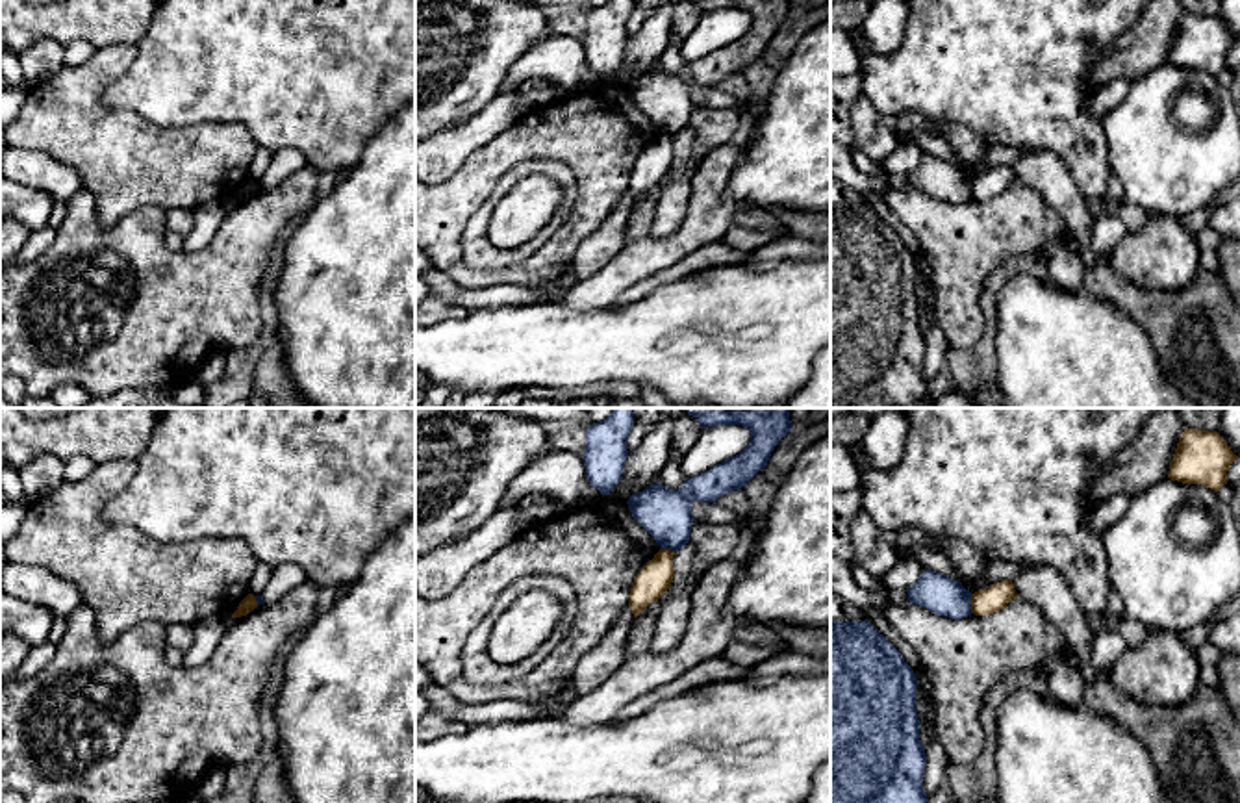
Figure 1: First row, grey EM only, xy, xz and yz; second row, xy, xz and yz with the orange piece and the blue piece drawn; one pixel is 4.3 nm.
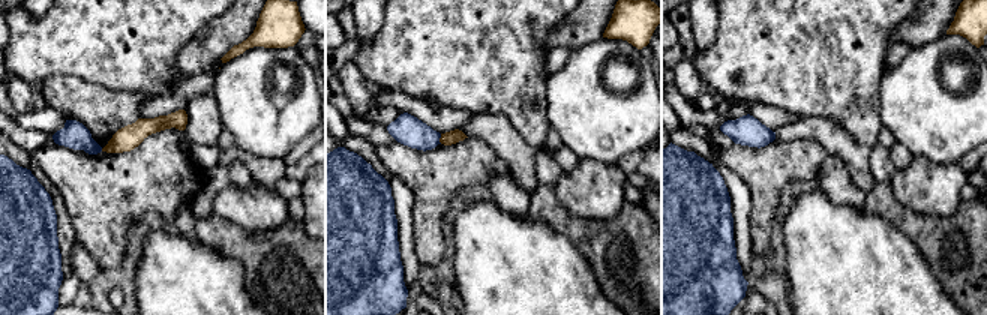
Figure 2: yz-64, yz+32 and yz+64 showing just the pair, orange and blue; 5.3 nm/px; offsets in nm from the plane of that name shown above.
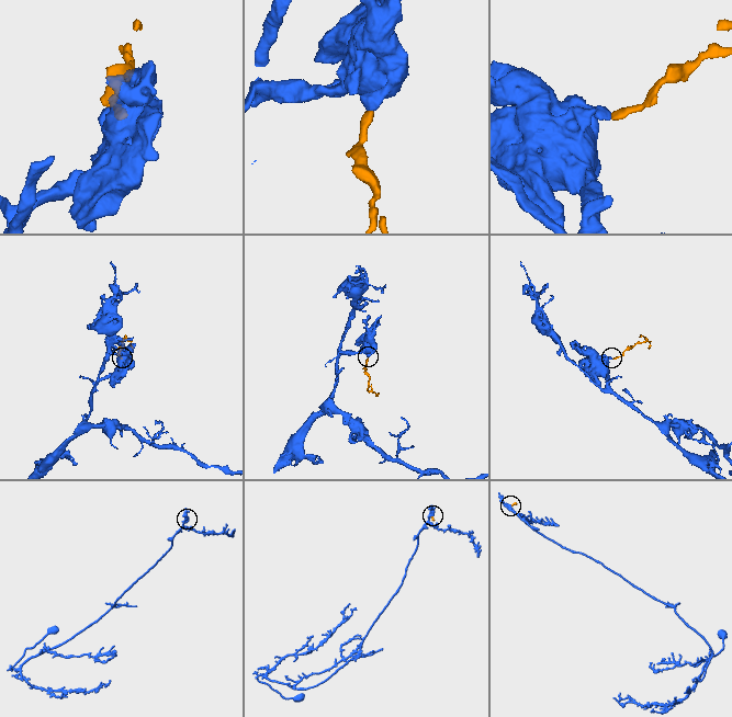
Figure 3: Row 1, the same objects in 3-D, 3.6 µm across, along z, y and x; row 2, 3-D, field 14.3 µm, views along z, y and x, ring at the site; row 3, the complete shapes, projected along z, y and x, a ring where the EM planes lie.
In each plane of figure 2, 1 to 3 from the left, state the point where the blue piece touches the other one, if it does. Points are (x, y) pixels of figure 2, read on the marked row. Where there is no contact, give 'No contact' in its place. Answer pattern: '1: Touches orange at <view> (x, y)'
1: No contact
2: Touches orange at yz+32 (440, 138)
3: No contact

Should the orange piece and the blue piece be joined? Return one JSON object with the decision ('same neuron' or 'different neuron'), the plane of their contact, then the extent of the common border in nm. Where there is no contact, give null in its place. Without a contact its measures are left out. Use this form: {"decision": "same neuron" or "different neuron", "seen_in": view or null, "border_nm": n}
{"decision": "different neuron", "seen_in": "yz", "border_nm": 90}

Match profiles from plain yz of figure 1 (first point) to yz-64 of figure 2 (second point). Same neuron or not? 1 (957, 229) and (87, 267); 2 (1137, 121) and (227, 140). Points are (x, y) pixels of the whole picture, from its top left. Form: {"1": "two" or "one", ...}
{"1": "two", "2": "two"}

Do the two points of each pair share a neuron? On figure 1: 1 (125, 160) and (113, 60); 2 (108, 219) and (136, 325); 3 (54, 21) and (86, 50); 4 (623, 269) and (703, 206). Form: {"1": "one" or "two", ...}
{"1": "one", "2": "two", "3": "two", "4": "one"}

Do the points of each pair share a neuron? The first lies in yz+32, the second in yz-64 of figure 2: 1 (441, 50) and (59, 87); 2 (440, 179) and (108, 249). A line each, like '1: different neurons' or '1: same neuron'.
1: different neurons
2: same neuron

